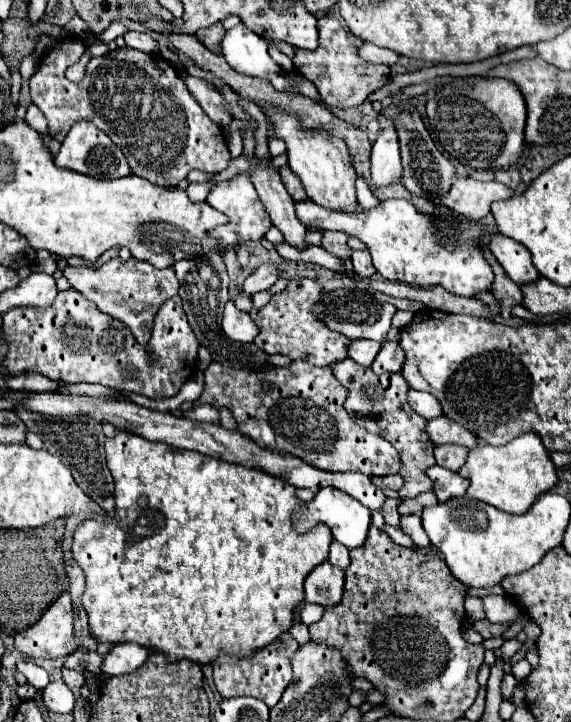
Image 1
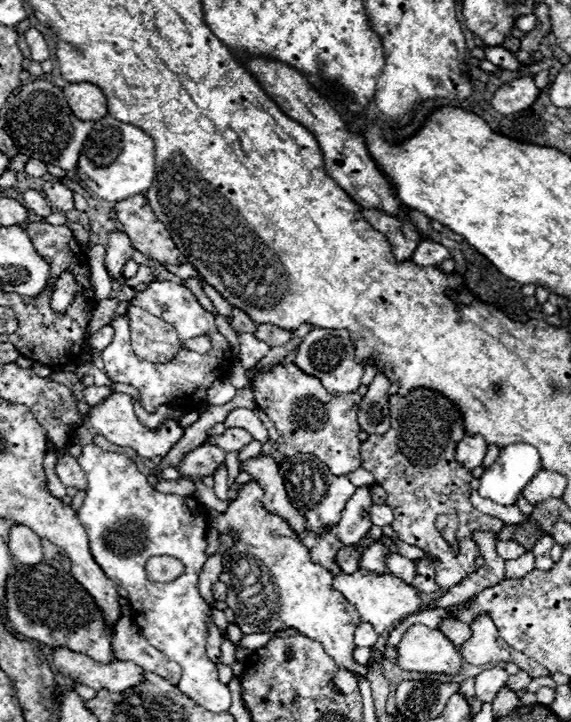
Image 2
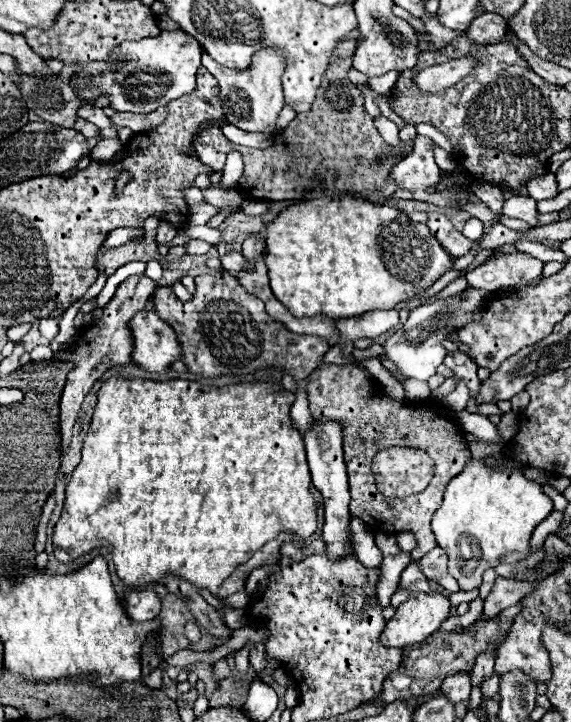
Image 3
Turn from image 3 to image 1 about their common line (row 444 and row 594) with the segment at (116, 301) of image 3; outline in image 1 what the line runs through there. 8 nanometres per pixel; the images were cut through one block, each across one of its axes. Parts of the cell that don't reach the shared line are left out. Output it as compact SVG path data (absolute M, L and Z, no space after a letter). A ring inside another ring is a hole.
M64 592L28 630L14 636L16 650L26 658L66 658L76 650L74 610Z

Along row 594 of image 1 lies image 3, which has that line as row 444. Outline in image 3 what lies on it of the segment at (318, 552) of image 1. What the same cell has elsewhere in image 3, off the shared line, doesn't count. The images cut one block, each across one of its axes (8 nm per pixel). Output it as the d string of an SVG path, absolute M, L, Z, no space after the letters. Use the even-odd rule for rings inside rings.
M110 378L98 390L98 404L92 414L88 434L82 442L82 462L76 466L70 484L66 486L66 502L58 524L54 526L54 556L70 564L78 556L100 548L107 542L111 552L116 574L128 590L142 590L150 584L164 584L168 574L192 582L196 590L218 592L220 584L232 576L232 572L252 558L266 542L278 538L282 532L292 532L300 540L306 540L316 530L316 504L310 494L310 470L304 452L302 436L292 428L290 406L295 401L295 394L288 390L278 390L276 384L254 382L254 384L234 384L226 388L210 388L200 382L190 380L170 380L170 382L150 382L150 380L120 380Z

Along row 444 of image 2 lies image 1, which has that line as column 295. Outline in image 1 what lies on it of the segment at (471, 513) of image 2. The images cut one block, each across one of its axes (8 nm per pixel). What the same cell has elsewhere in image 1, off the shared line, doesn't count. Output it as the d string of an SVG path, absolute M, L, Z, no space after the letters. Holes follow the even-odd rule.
M294 360L284 368L268 368L262 372L224 368L212 362L206 372L206 384L194 408L210 404L214 408L228 408L242 434L260 444L260 422L268 422L272 430L270 448L296 456L310 466L328 472L360 472L366 476L388 476L400 470L400 456L388 440L368 434L344 410L348 390L338 384L328 366L314 366L304 360ZM262 380L272 384L270 392L262 390Z

